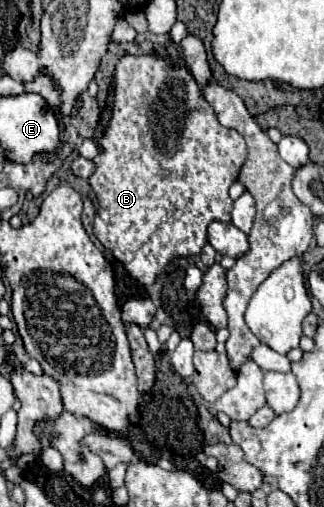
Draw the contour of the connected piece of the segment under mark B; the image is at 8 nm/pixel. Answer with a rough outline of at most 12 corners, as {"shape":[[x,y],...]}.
{"shape":[[123,56],[93,232],[151,286],[231,222],[247,146],[177,56]]}

